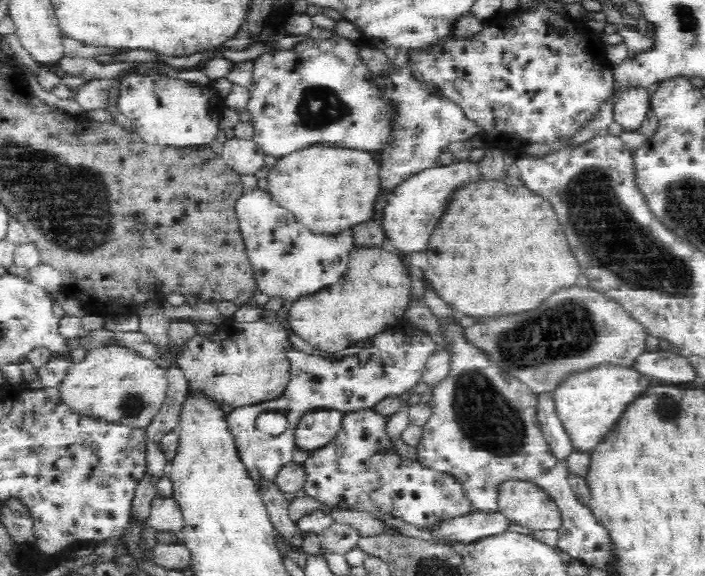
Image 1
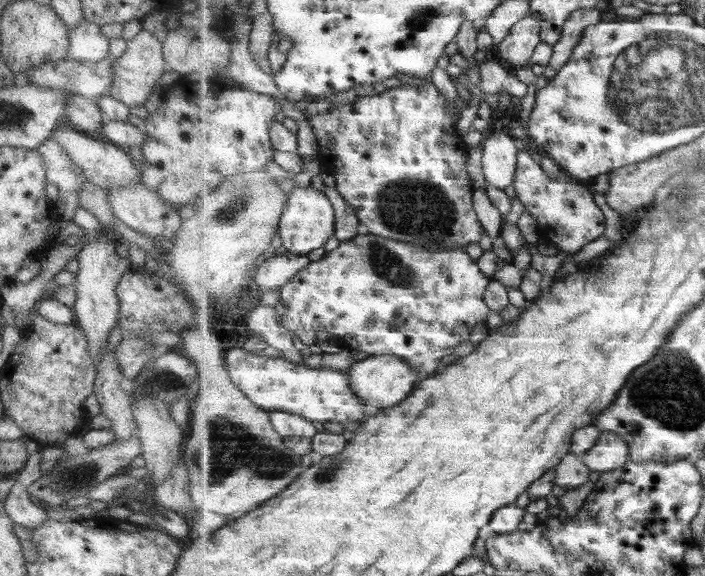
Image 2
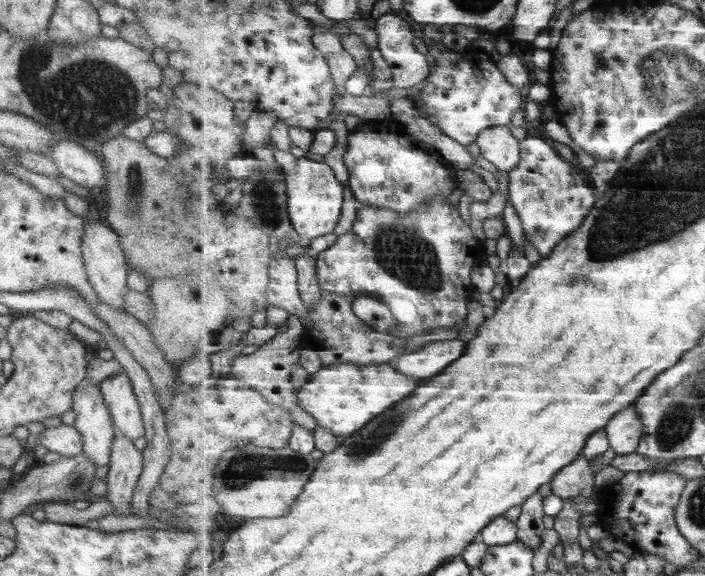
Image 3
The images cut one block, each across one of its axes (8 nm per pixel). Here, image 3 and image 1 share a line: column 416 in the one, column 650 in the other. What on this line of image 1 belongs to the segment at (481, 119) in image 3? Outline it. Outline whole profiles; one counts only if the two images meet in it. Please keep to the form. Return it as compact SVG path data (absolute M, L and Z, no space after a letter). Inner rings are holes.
M630 88L618 92L614 102L613 119L623 131L639 131L642 122L646 120L646 111L652 107L650 97L648 90L644 88Z

